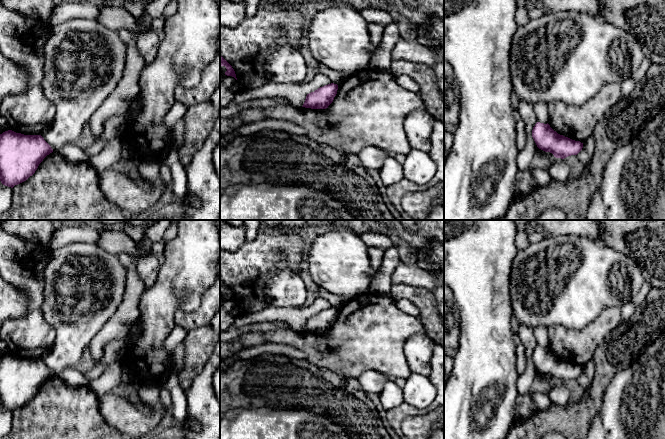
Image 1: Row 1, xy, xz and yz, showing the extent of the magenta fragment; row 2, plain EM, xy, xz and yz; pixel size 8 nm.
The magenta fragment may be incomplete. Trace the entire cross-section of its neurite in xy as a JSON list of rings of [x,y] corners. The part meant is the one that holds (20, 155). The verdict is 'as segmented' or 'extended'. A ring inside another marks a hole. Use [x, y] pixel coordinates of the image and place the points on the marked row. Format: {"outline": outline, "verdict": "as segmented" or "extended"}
{"outline": [[[8,130],[0,134],[0,181],[13,188],[26,181],[43,159],[53,152],[41,135]]], "verdict": "as segmented"}

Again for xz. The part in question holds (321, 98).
{"outline": [[[331,83],[307,94],[302,107],[311,109],[326,109],[337,94],[338,85]]], "verdict": "as segmented"}

